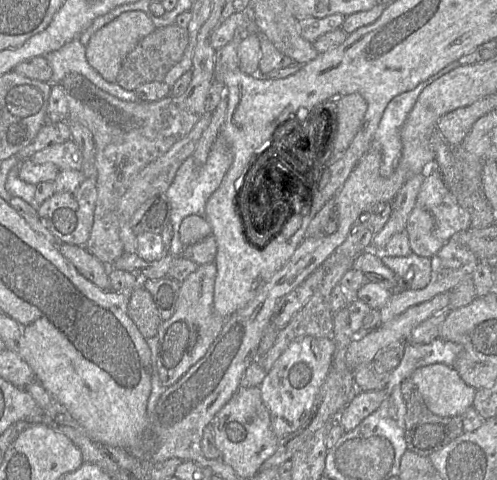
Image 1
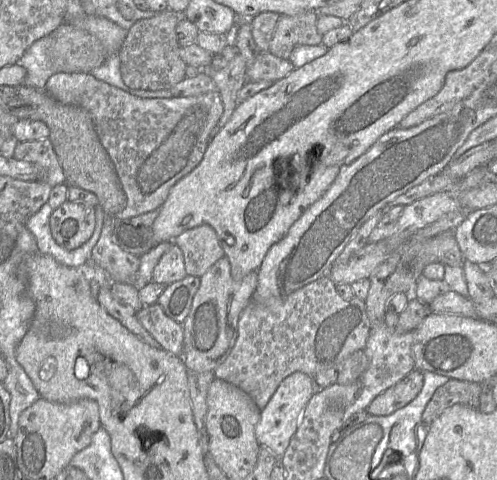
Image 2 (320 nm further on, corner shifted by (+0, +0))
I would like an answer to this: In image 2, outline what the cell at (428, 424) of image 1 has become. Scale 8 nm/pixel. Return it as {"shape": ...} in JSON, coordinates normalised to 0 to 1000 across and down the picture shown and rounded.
{"shape":[[[905,788],[875,813],[851,856],[849,881],[867,885],[893,854],[915,842],[962,850],[968,813],[968,798]]]}

